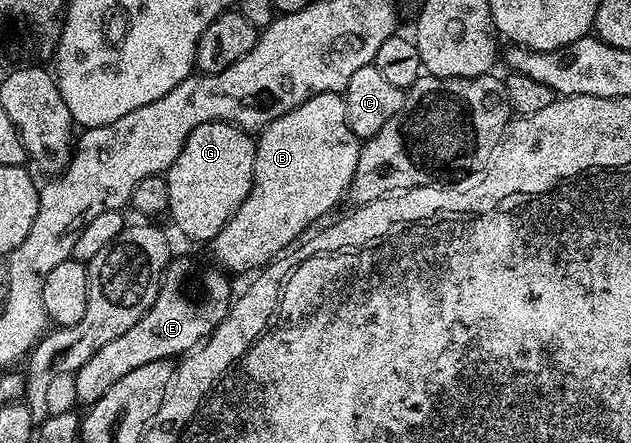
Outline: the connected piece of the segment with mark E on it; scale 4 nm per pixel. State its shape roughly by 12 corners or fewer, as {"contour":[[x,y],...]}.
{"contour":[[178,256],[138,323],[72,375],[92,404],[127,372],[204,343],[235,290]]}

